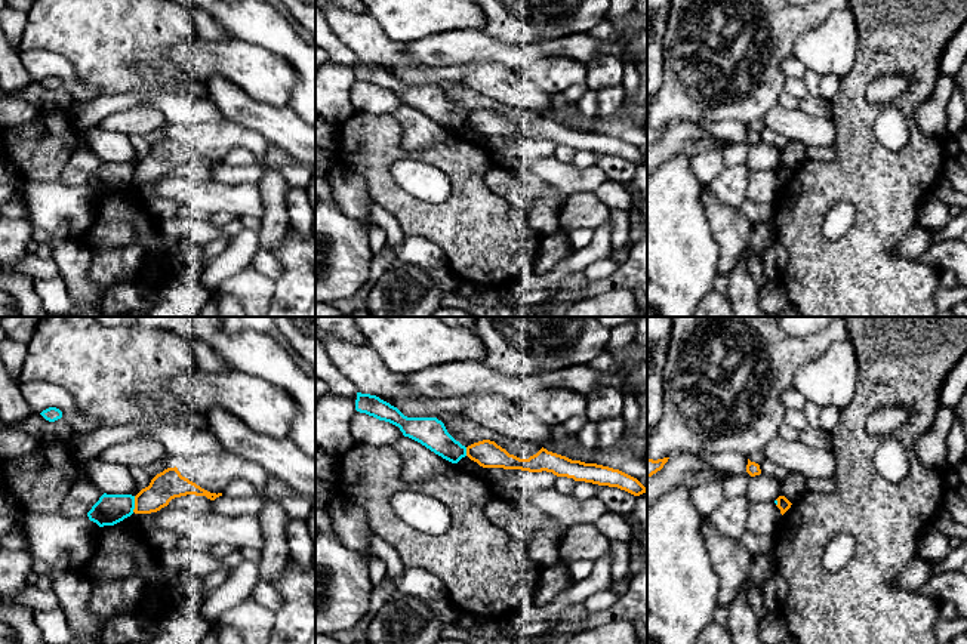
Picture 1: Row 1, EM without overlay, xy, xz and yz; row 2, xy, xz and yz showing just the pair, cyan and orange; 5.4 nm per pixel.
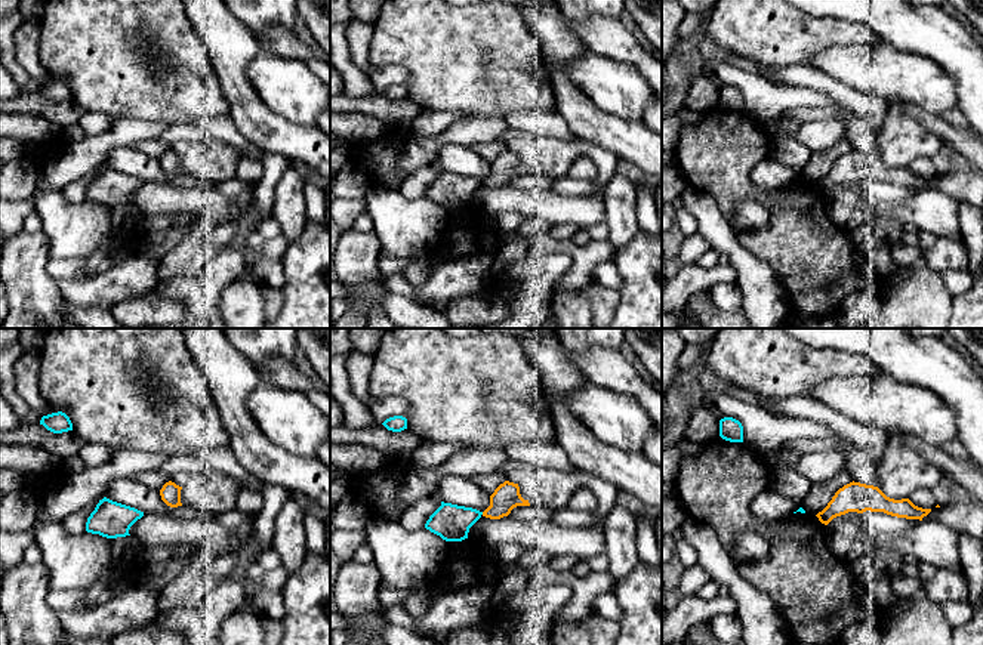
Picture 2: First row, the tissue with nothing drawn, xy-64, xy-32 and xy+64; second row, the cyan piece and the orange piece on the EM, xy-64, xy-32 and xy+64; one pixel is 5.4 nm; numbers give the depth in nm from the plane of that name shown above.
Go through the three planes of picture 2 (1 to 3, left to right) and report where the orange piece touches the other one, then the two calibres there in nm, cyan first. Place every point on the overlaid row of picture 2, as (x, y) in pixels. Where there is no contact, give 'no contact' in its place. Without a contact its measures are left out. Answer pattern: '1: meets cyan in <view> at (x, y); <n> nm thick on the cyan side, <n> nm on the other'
1: no contact
2: no contact
3: no contact

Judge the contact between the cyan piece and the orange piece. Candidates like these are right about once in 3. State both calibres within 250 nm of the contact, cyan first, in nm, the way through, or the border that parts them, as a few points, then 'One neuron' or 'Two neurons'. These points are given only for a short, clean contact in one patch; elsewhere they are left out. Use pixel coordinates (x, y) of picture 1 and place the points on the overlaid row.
Thickness 160 nm (cyan) against 160 nm. Boundary: xy (135, 496), (135, 508), (132, 511). Two neurons

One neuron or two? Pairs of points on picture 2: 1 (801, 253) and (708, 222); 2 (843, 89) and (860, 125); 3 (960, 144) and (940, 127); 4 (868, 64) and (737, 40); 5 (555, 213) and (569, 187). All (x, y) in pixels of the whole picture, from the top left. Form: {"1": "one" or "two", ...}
{"1": "two", "2": "two", "3": "one", "4": "two", "5": "two"}

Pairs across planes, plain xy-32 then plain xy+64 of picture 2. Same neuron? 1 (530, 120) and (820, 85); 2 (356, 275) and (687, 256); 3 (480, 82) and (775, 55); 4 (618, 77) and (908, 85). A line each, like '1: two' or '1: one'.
1: two
2: one
3: one
4: one

